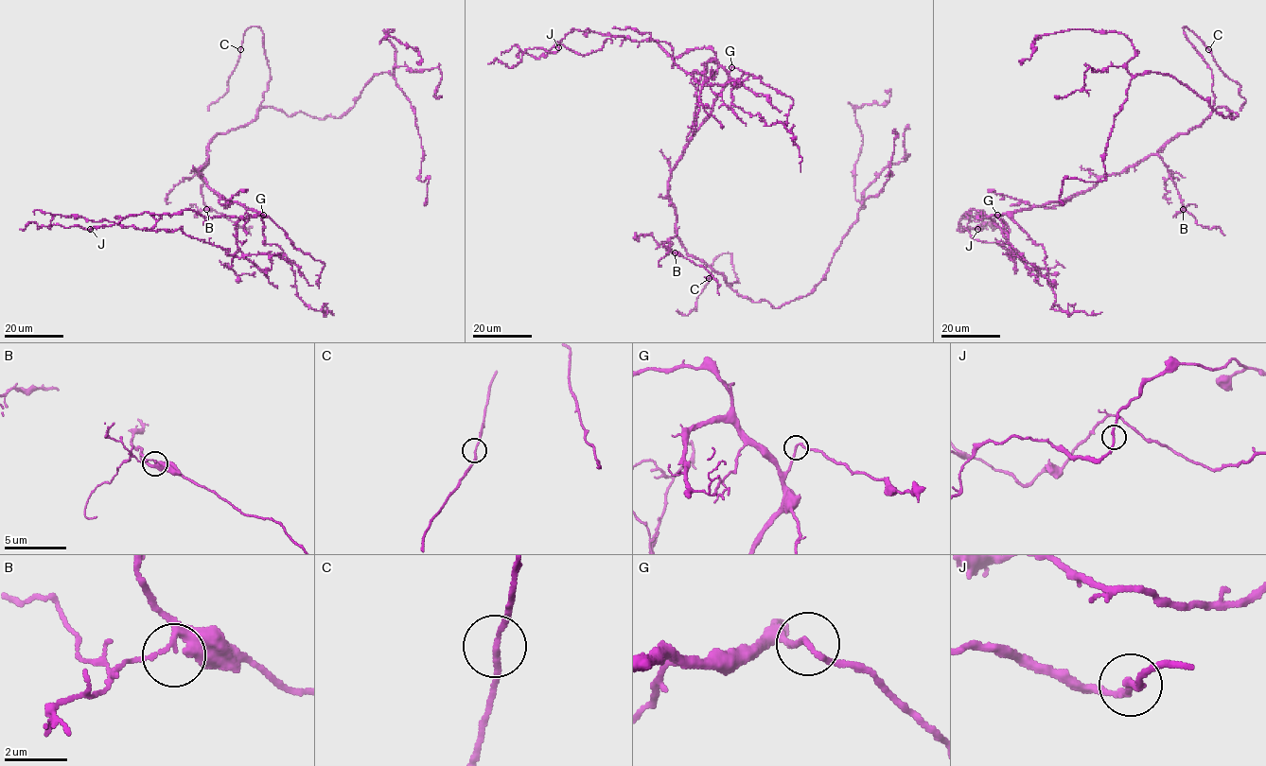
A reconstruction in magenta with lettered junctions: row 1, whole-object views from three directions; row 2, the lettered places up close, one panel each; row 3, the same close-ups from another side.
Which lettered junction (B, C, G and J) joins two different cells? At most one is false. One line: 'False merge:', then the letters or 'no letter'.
False merge: no letter

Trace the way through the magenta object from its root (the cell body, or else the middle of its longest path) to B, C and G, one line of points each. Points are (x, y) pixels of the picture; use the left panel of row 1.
B: (209, 144), (208, 165), (202, 172), (203, 183), (201, 193), (206, 209)
C: (209, 144), (218, 134), (254, 120), (267, 90), (271, 69), (259, 27), (250, 26), (244, 31), (240, 49)
G: (209, 144), (207, 161), (200, 169), (207, 185), (221, 198), (263, 215)

